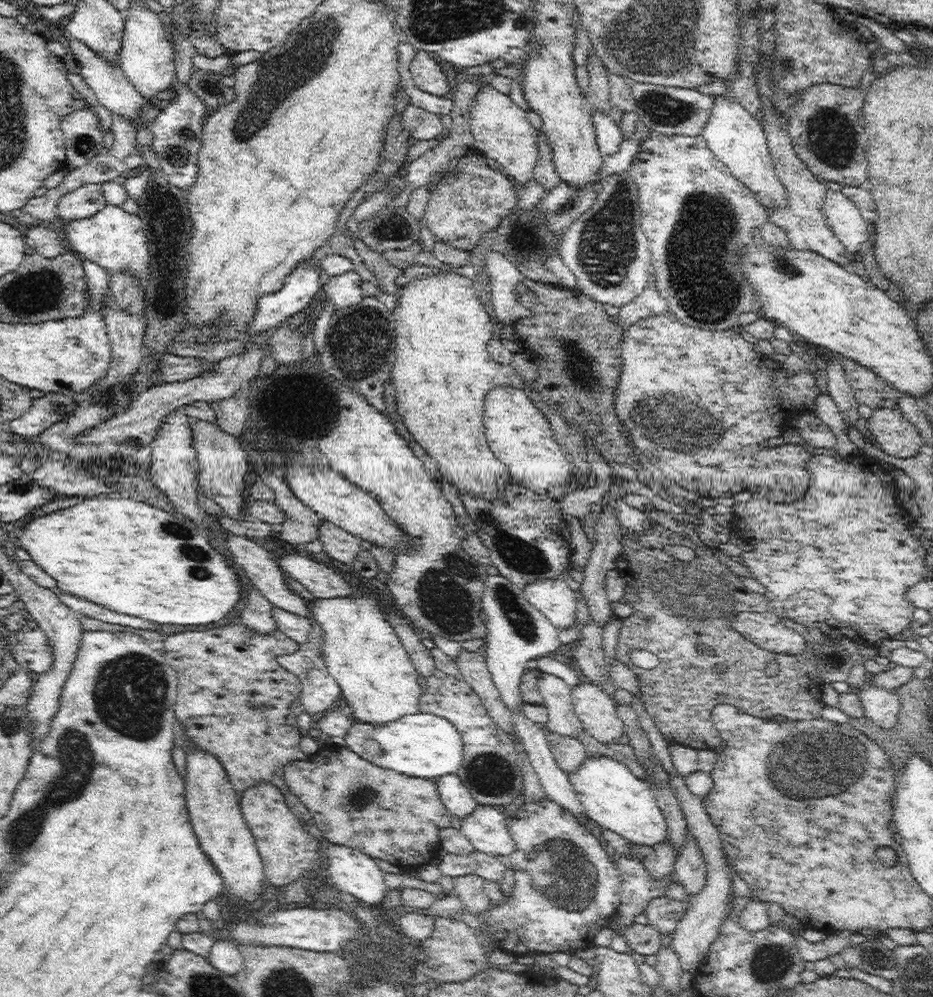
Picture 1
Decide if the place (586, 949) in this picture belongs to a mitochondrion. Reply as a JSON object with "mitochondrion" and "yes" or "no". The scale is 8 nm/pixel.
{"mitochondrion":"no"}

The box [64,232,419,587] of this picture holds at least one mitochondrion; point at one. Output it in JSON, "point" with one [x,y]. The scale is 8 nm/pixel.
{"point":[360,346]}

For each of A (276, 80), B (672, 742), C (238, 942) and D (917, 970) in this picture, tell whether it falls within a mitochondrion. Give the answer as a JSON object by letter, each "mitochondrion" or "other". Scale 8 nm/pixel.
{"A":"mitochondrion","B":"other","C":"other","D":"mitochondrion"}

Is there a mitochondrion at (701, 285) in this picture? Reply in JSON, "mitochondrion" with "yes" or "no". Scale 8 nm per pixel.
{"mitochondrion":"yes"}

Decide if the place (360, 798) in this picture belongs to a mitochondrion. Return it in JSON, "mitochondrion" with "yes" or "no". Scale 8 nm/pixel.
{"mitochondrion":"yes"}

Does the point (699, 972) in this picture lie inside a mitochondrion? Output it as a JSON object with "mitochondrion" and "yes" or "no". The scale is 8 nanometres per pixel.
{"mitochondrion":"no"}

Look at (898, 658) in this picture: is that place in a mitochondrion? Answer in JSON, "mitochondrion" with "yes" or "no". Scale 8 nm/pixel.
{"mitochondrion":"no"}

